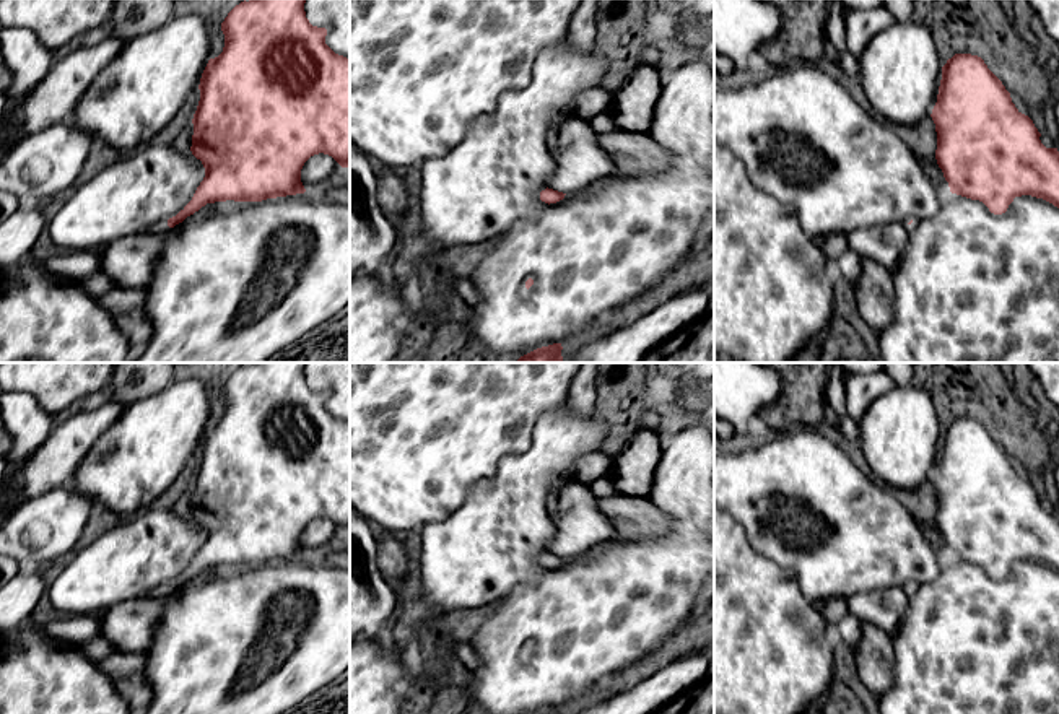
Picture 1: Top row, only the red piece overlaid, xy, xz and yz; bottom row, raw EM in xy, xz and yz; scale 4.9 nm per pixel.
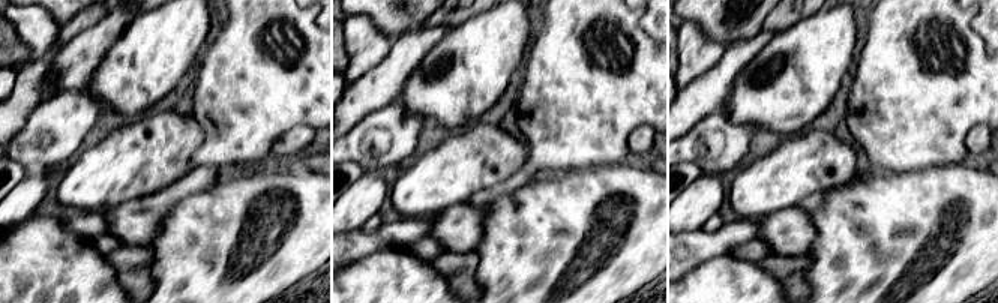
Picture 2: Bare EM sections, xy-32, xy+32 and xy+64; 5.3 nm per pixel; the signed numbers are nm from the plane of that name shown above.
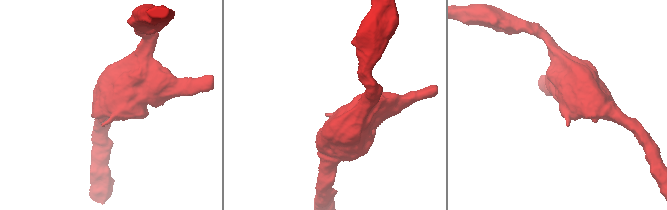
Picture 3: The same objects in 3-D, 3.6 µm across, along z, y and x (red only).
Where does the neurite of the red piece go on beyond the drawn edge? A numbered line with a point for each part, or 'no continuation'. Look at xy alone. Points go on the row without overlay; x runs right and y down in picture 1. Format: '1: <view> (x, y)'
1: xy (161, 591)

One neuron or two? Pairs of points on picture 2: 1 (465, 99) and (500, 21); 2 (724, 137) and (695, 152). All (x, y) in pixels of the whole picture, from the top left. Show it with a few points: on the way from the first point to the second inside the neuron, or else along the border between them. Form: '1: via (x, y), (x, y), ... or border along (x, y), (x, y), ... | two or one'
1: via (465, 80), (465, 72), (495, 41) | one
2: via (716, 144), (703, 146) | one

